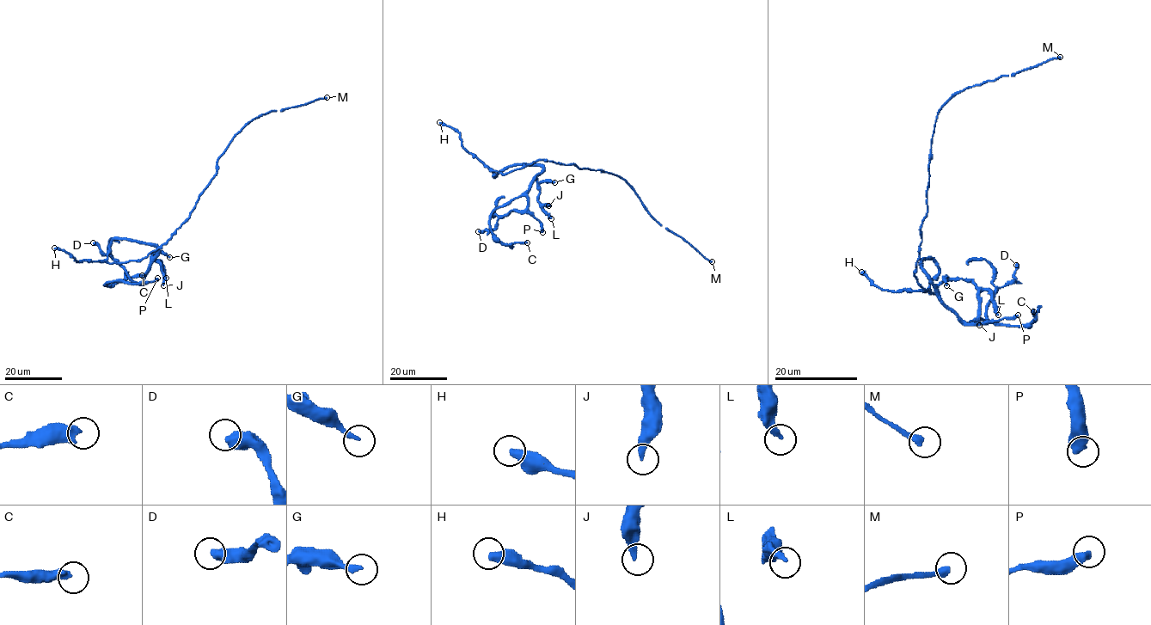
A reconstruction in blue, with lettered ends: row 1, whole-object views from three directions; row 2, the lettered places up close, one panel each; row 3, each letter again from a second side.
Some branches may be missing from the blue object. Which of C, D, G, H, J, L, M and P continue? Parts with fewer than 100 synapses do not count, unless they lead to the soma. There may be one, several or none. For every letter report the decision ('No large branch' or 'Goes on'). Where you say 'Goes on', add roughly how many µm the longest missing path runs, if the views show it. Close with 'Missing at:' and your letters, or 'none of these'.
C: No large branch
D: No large branch
G: No large branch
H: No large branch
J: No large branch
L: No large branch
M: Goes on. Missing length about 200 µm
P: No large branch
Missing at: M

